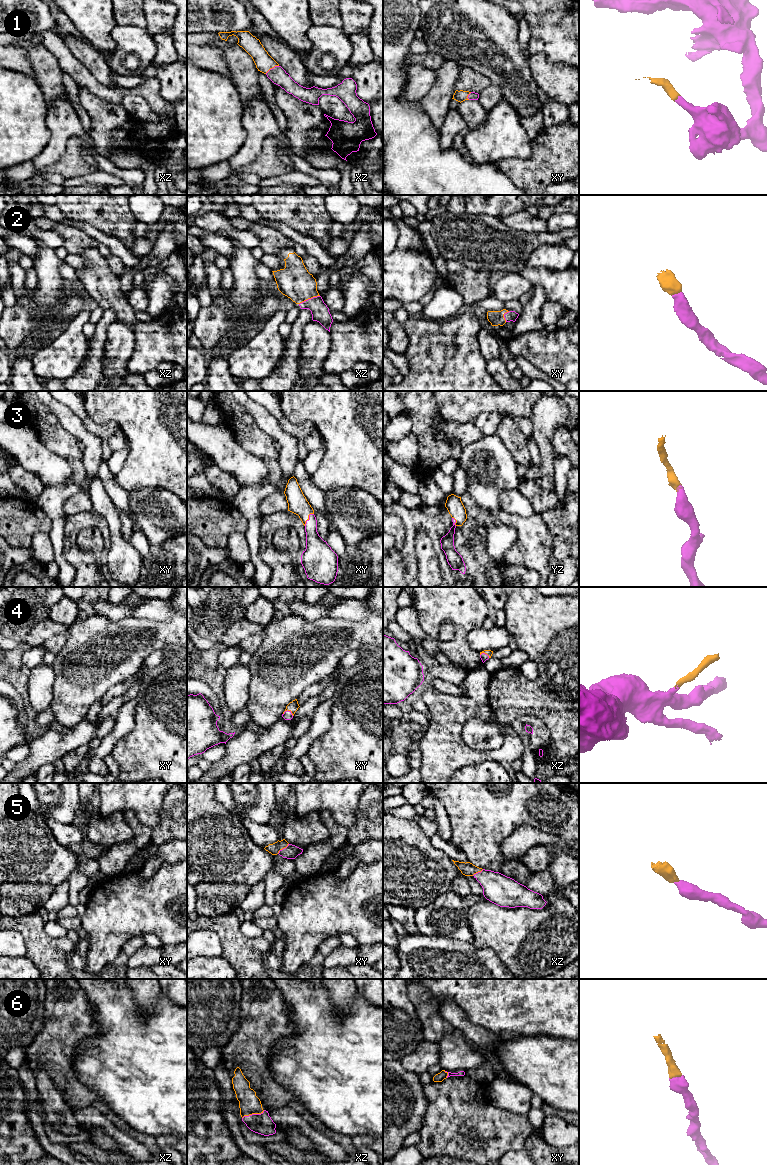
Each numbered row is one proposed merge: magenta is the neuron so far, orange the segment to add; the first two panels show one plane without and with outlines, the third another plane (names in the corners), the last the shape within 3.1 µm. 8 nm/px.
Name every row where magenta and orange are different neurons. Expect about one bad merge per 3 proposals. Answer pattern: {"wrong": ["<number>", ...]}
{"wrong": []}

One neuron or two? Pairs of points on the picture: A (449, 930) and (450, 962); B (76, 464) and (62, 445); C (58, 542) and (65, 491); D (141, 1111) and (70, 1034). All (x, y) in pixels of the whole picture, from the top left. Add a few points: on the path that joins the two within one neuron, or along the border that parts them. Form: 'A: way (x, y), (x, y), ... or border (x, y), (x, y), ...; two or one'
A: border (426, 934), (440, 934), (471, 943); two
B: way (74, 459), (67, 450); one
C: way (58, 529), (58, 504); one
D: border (100, 1033), (86, 1038), (78, 1046), (73, 1067); two

